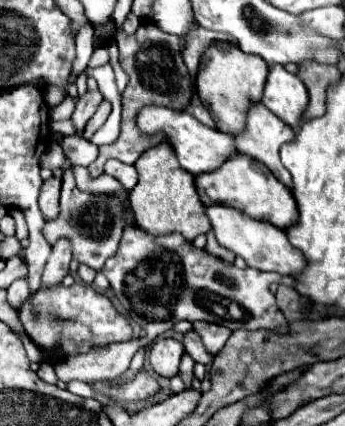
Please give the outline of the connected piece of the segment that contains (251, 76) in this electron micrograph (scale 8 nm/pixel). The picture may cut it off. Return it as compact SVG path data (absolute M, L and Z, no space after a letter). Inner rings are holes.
M214 43L206 49L196 75L196 93L216 121L216 129L238 135L244 131L248 109L262 99L268 77L268 63L258 55L248 55L232 43Z

